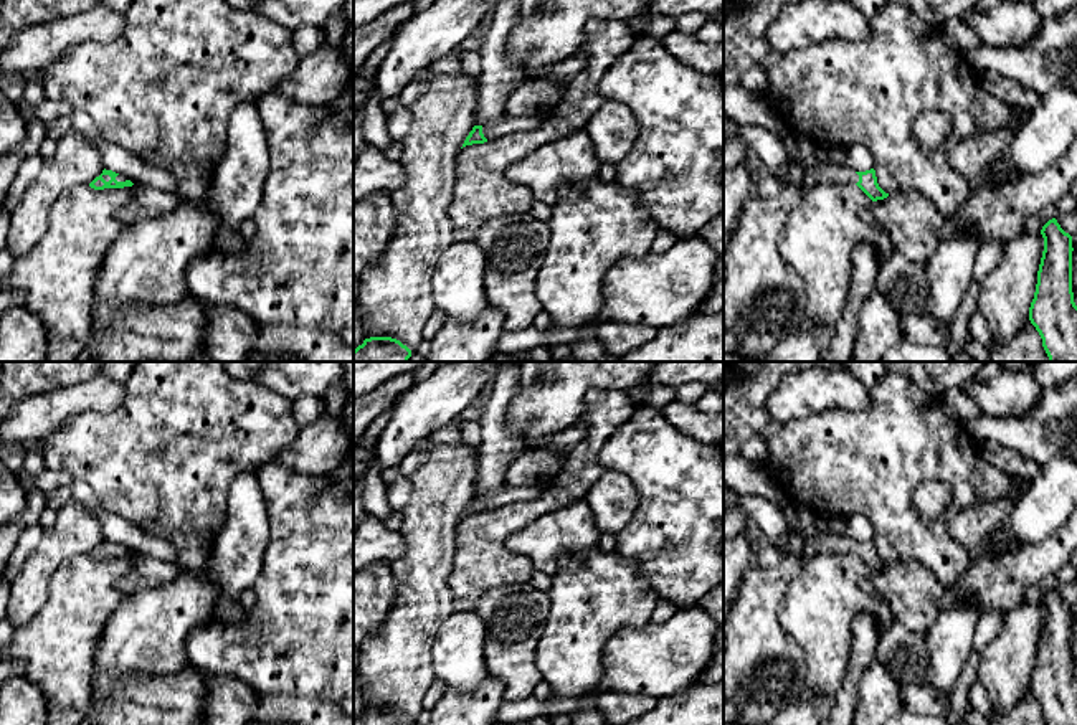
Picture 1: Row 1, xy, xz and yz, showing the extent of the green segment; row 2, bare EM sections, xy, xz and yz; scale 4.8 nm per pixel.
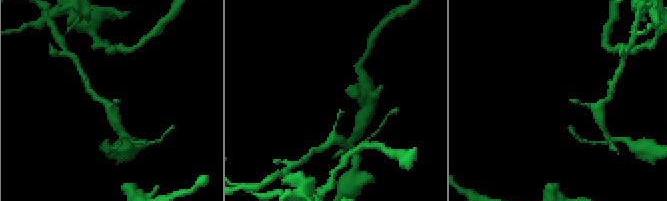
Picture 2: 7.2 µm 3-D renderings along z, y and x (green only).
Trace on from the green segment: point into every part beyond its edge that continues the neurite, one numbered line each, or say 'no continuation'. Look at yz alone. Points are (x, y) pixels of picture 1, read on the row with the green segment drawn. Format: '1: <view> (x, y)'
1: yz (788, 172)

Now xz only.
1: xz (499, 78)

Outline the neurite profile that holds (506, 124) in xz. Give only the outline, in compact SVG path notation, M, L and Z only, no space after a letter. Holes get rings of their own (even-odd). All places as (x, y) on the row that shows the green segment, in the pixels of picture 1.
M538 112L535 116L522 116L522 117L504 114L502 117L491 122L484 122L481 126L484 137L487 140L492 140L512 132L535 130L543 124L545 117L547 112Z

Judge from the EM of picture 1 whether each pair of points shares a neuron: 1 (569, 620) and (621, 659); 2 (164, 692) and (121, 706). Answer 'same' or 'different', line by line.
1: different
2: same

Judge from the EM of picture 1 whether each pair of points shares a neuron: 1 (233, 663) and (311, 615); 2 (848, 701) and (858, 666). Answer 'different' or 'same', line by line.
1: same
2: same

